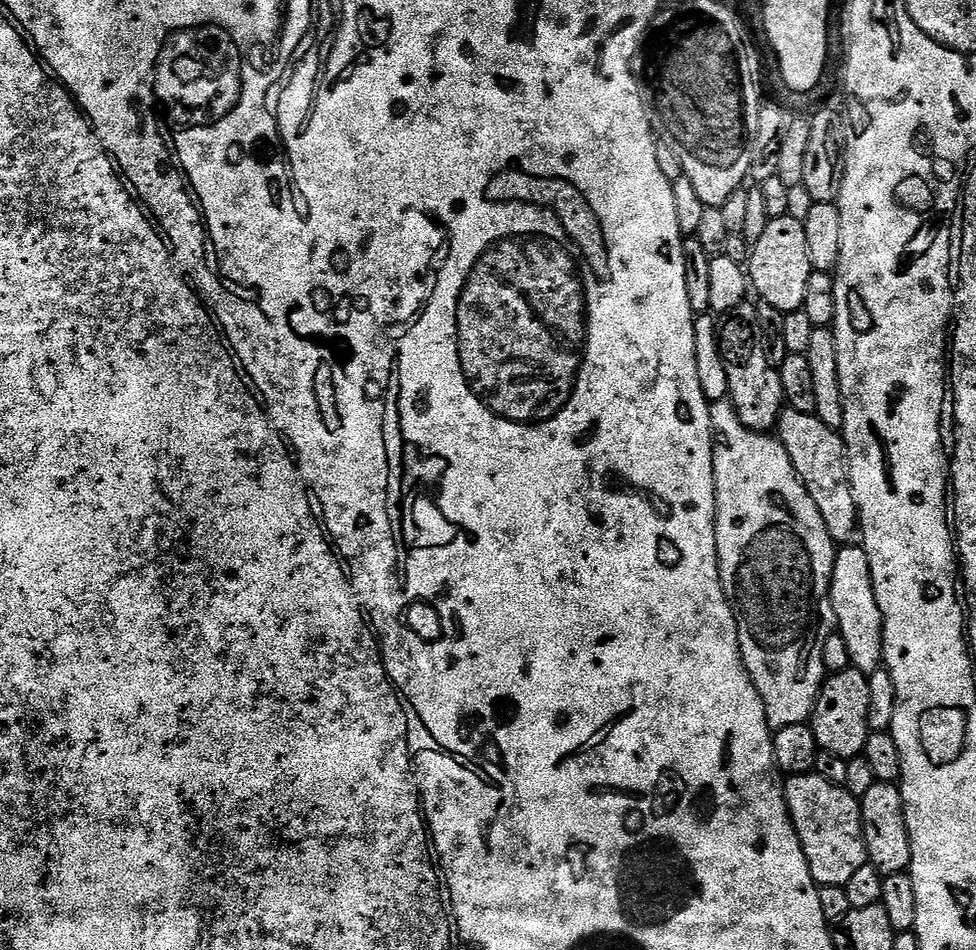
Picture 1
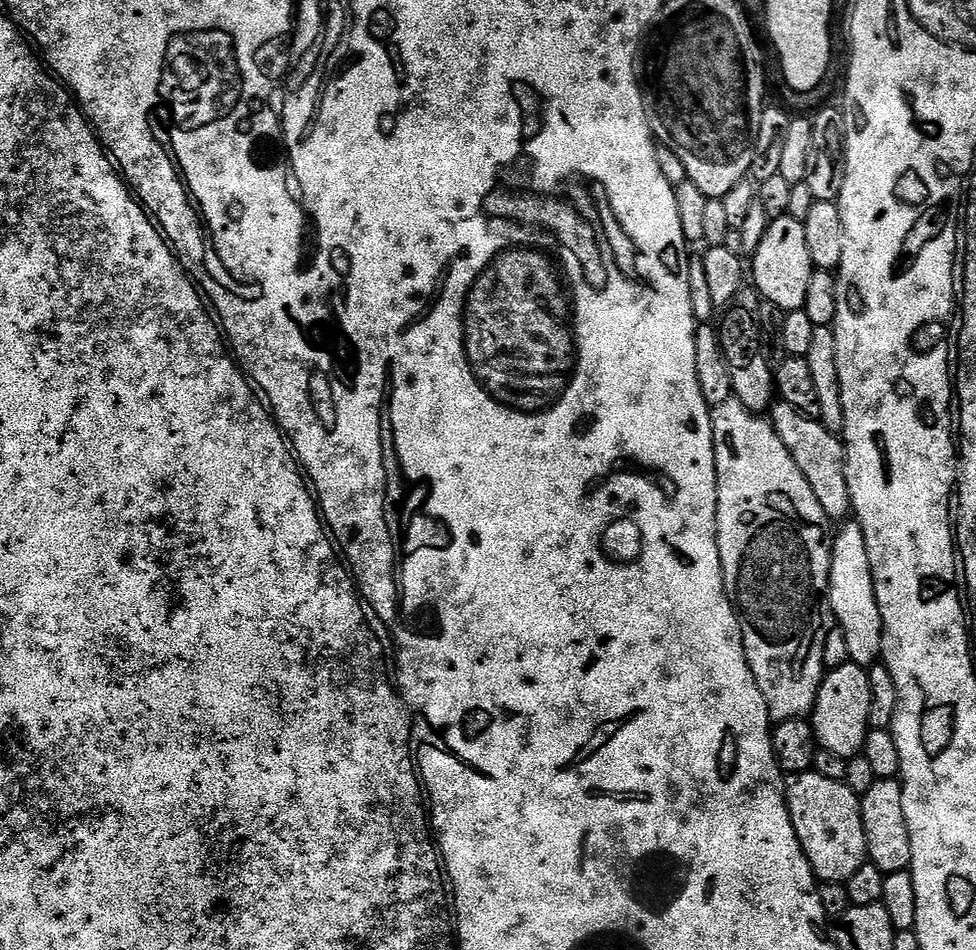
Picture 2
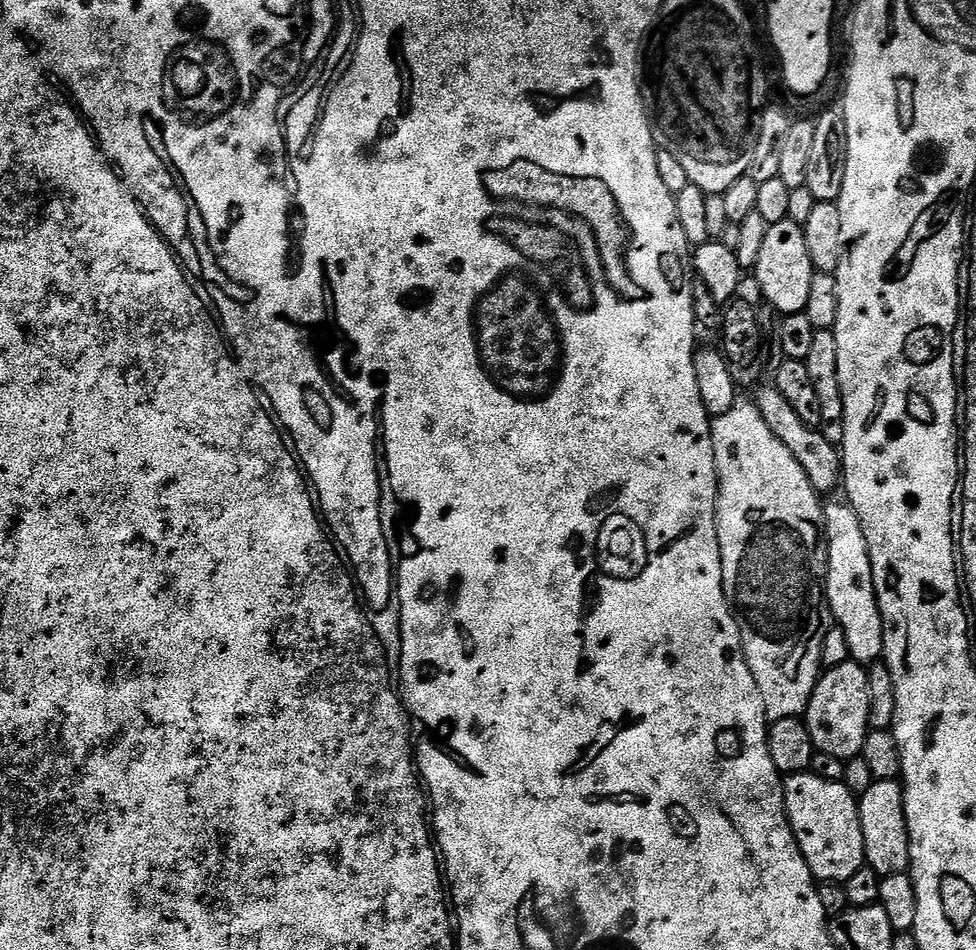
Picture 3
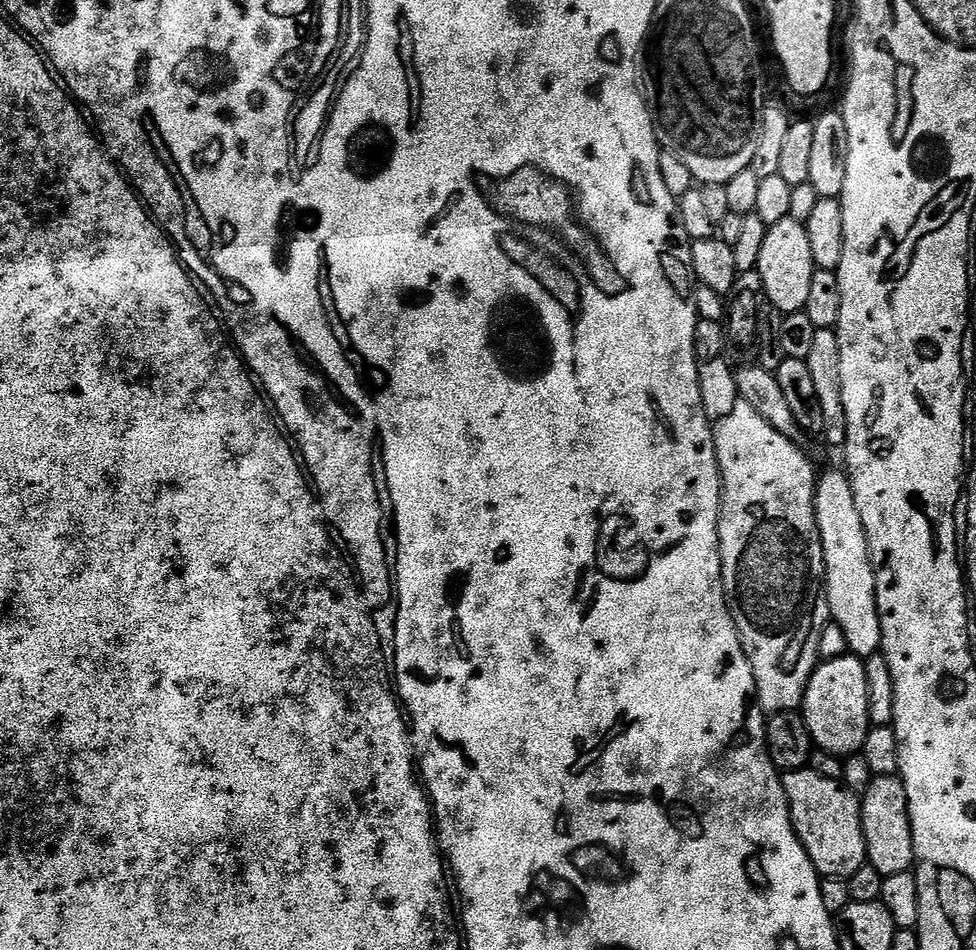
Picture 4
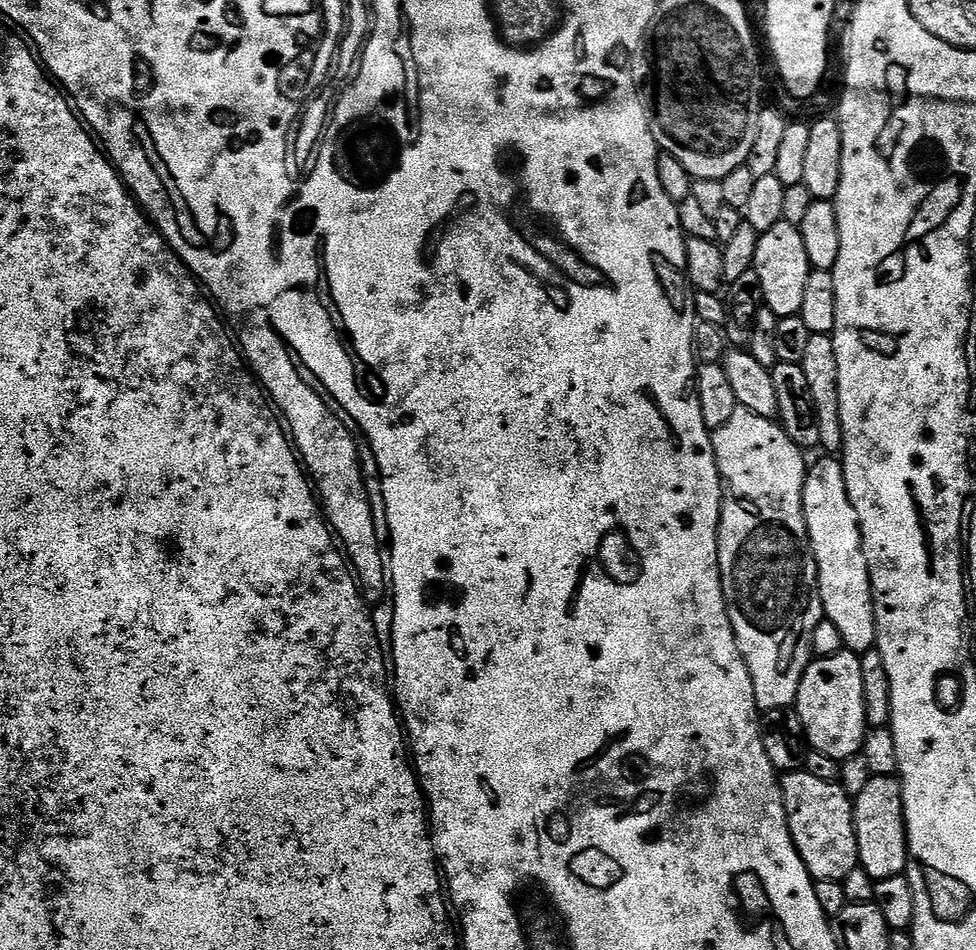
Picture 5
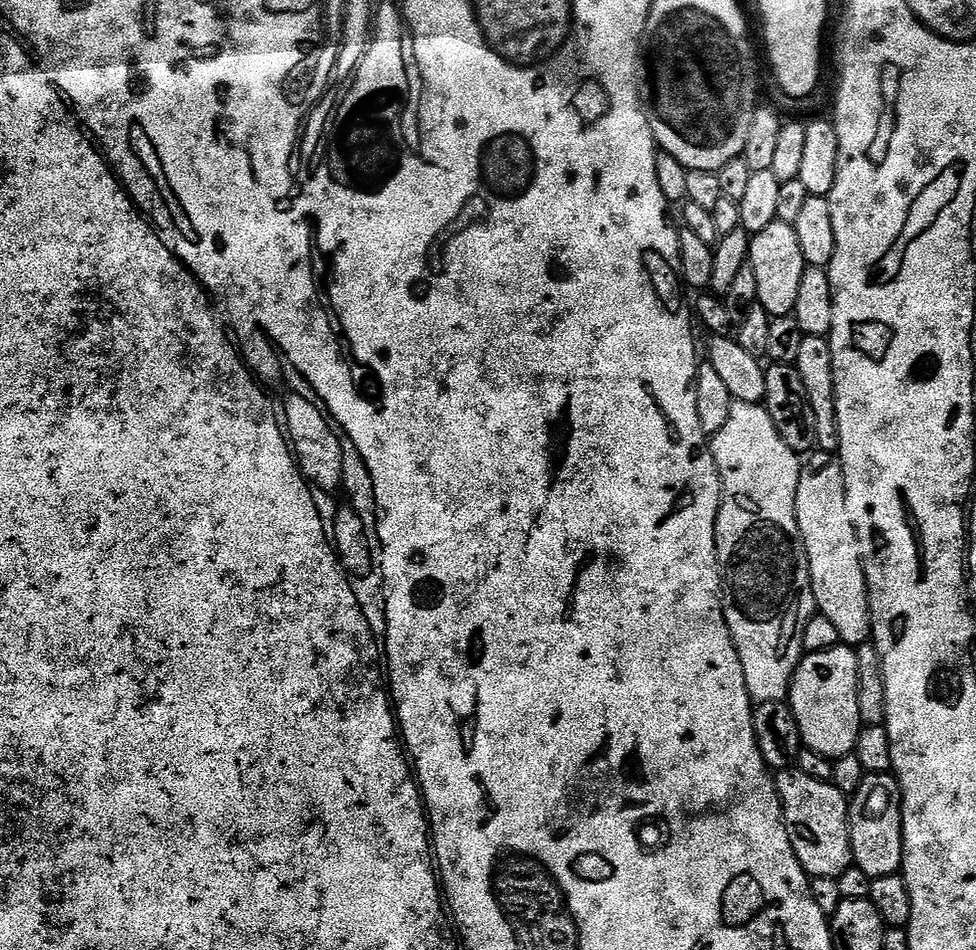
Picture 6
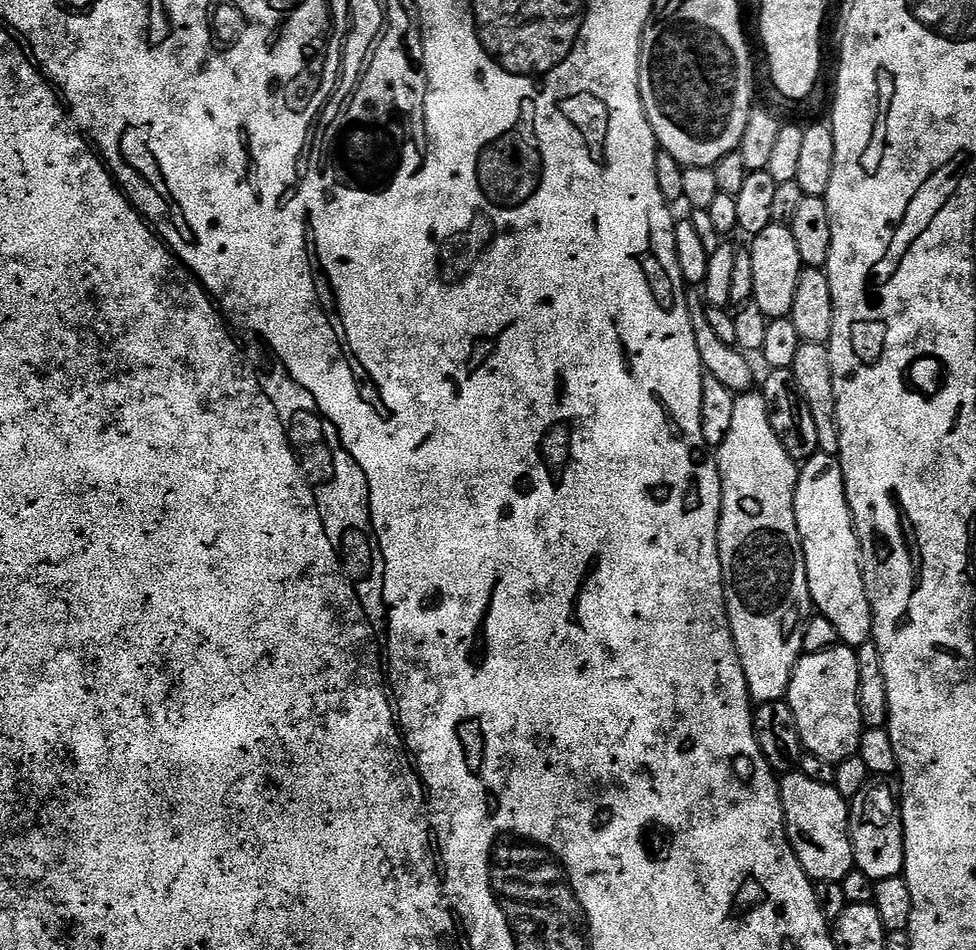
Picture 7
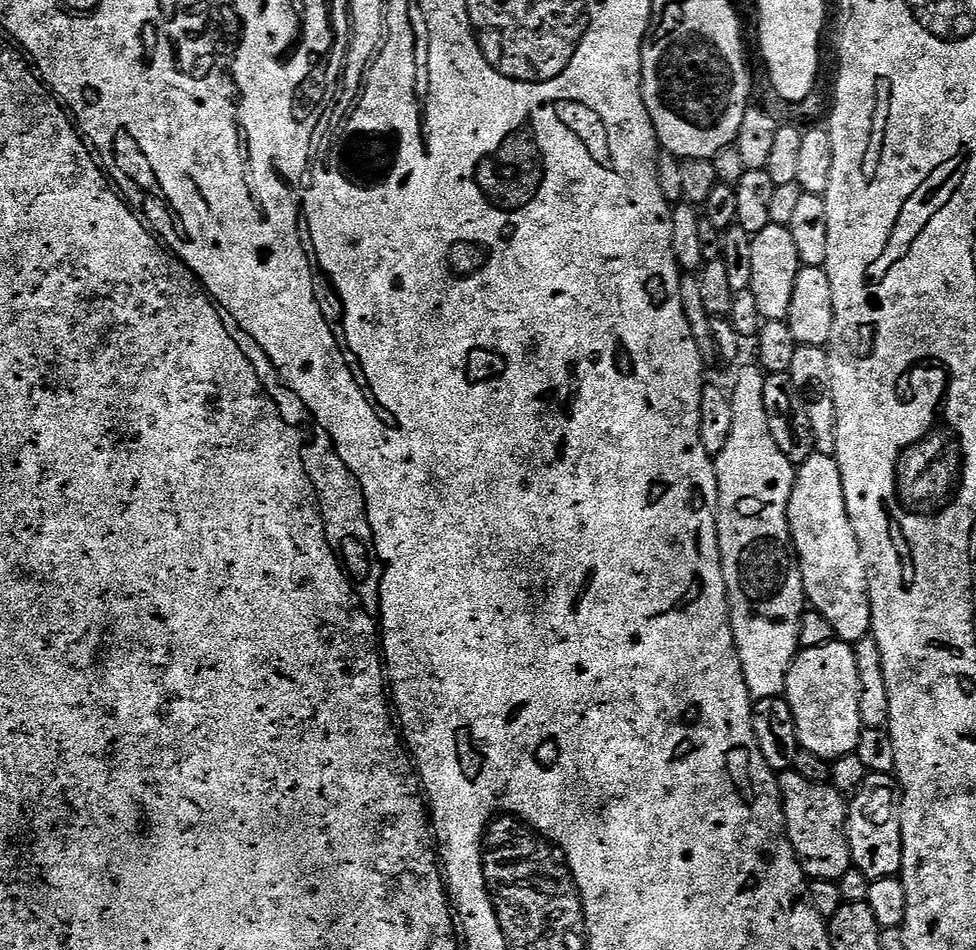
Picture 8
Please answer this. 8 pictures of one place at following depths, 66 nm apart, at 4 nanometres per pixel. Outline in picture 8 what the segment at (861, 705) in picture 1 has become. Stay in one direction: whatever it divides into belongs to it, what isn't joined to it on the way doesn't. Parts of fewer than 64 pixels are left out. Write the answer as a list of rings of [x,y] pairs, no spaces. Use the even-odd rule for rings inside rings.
[[[832,639],[828,644],[805,648],[796,654],[786,685],[786,699],[790,710],[794,710],[794,722],[803,751],[818,754],[829,762],[840,756],[853,755],[860,737],[860,715],[858,714],[858,662],[854,662],[854,647],[843,640]]]

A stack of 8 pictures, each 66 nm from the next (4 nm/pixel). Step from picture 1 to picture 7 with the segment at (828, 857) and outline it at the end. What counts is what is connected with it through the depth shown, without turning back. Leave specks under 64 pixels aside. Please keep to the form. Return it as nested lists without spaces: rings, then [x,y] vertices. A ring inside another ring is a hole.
[[[793,770],[780,780],[780,797],[784,807],[784,827],[788,829],[788,840],[792,844],[798,862],[803,866],[808,879],[815,882],[825,880],[835,884],[846,878],[846,874],[854,871],[856,859],[852,853],[852,836],[848,832],[849,801],[832,784],[814,782],[814,778],[806,778],[798,770]]]

